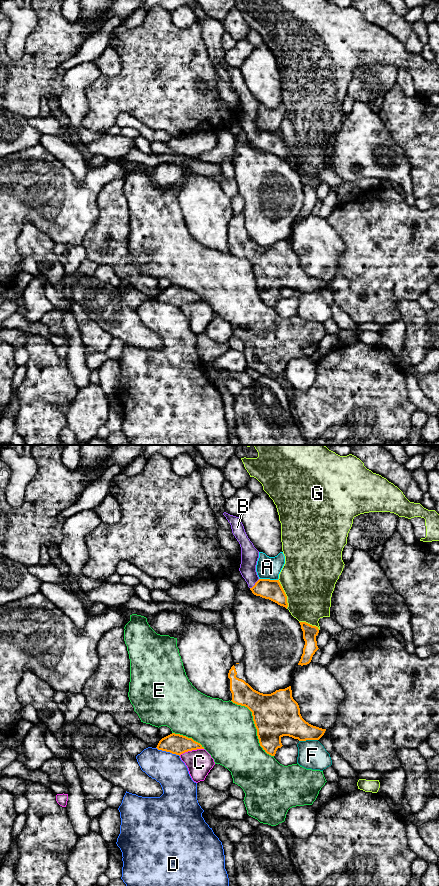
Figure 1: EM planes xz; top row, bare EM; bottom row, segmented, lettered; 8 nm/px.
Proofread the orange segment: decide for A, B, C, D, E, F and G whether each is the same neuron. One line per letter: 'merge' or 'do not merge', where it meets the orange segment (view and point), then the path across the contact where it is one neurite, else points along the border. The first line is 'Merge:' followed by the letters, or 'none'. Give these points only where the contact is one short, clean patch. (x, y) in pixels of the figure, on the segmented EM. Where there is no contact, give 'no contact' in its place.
Merge: B
A: do not merge; meets orange in xz at (268, 579); border along xz (259, 578), (277, 580)
B: merge; meets orange in xz at (255, 584); runs through xz (269, 589), (255, 584), (249, 574), (249, 554)
C: do not merge; meets orange in xz at (191, 750)
D: do not merge; meets orange in xz at (168, 751)
E: do not merge; meets orange in xz at (255, 726)
F: do not merge; meets orange in xz at (308, 739)
G: do not merge; meets orange in xz at (285, 594)

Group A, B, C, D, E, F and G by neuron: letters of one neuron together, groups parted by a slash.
A / B / C / D / E / F / G

